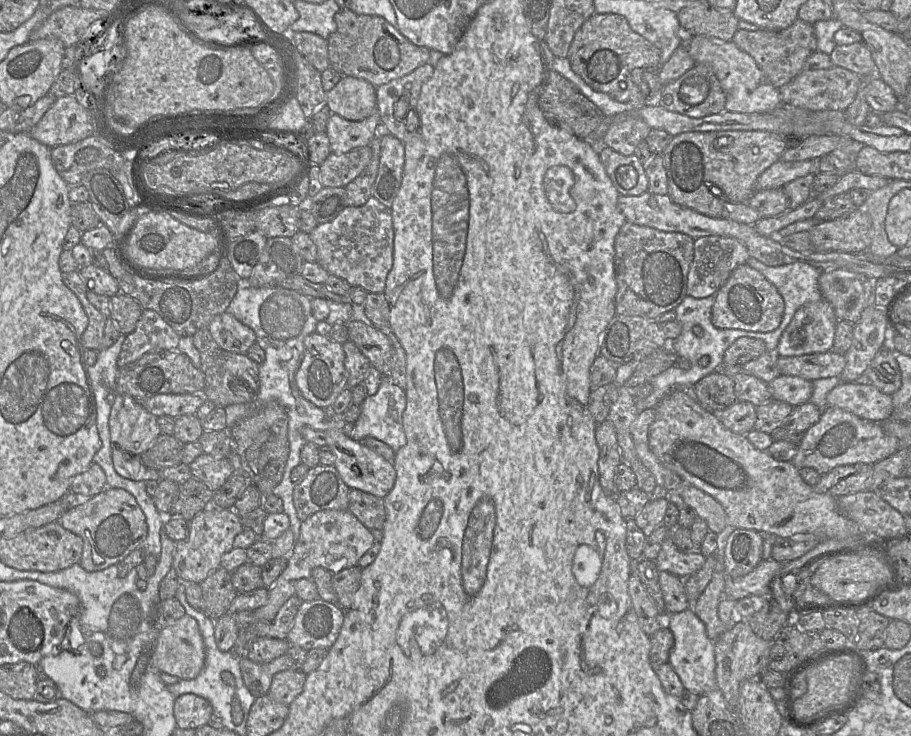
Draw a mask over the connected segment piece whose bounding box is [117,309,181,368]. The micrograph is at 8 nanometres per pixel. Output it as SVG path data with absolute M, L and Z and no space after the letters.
M143 309L135 330L126 335L118 356L118 368L154 350L177 350L180 335L153 310Z

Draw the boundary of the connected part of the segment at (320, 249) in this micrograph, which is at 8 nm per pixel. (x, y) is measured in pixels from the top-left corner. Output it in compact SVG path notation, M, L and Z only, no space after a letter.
M371 196L362 206L346 206L332 221L318 224L309 234L317 247L316 262L330 275L345 280L351 287L360 286L367 293L383 293L393 264L393 224L391 209Z

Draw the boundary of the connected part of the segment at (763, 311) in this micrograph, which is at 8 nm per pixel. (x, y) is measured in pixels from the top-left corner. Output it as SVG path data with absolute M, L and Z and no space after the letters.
M746 263L738 266L715 294L711 321L715 327L720 329L771 332L779 327L784 309L784 300L776 287L759 271Z

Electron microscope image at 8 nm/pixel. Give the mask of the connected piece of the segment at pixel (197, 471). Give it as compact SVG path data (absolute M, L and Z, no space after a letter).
M203 453L189 464L191 475L218 490L234 473L229 457L215 457Z

